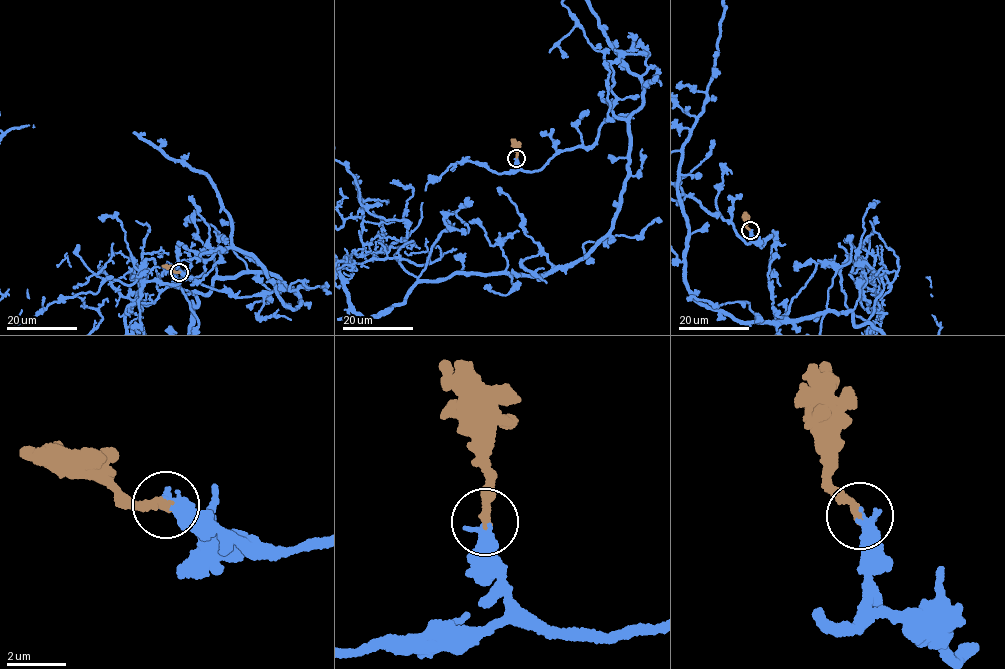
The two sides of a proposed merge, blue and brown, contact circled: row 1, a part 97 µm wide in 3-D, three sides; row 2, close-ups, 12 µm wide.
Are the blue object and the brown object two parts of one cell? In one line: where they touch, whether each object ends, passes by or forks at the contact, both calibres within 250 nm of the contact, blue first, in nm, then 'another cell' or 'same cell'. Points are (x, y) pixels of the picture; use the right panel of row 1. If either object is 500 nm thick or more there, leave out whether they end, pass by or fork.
at (750, 230); blue ends there; brown ends there; 480 nm thick on the blue side, 320 nm on the other; same cell

